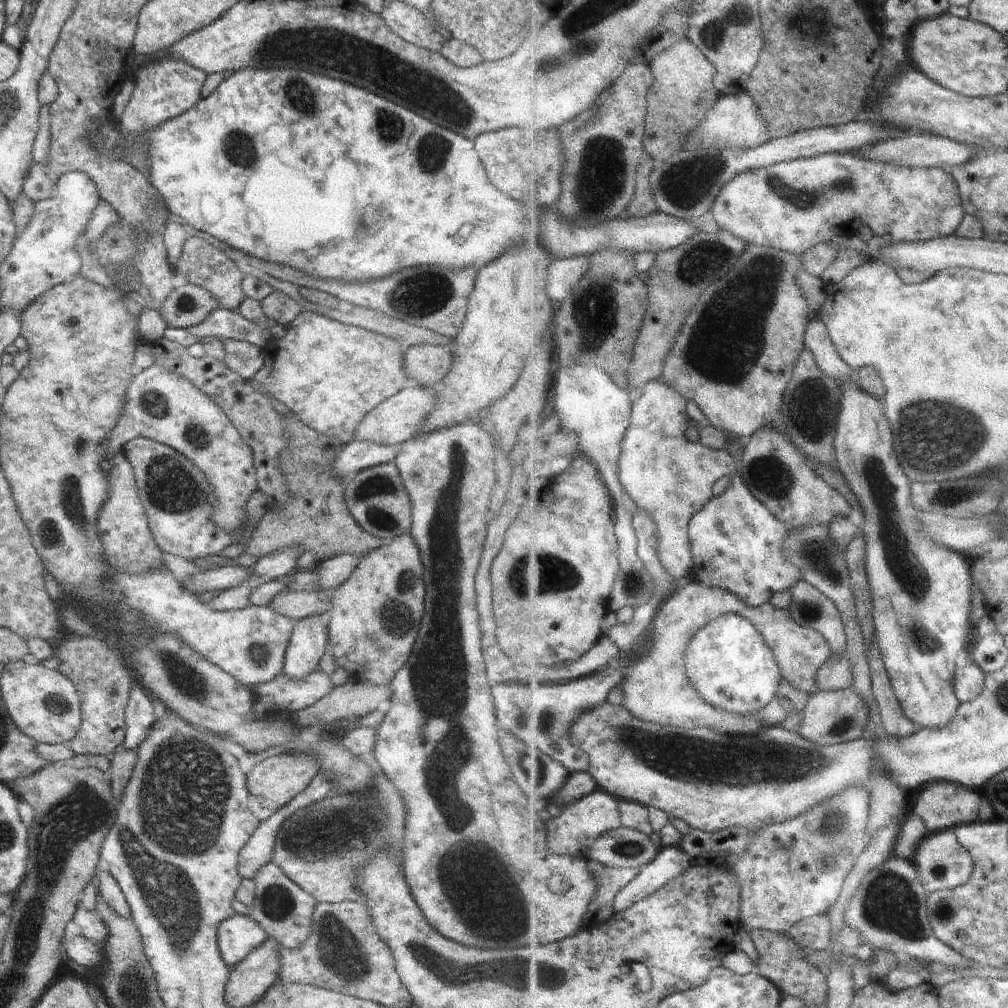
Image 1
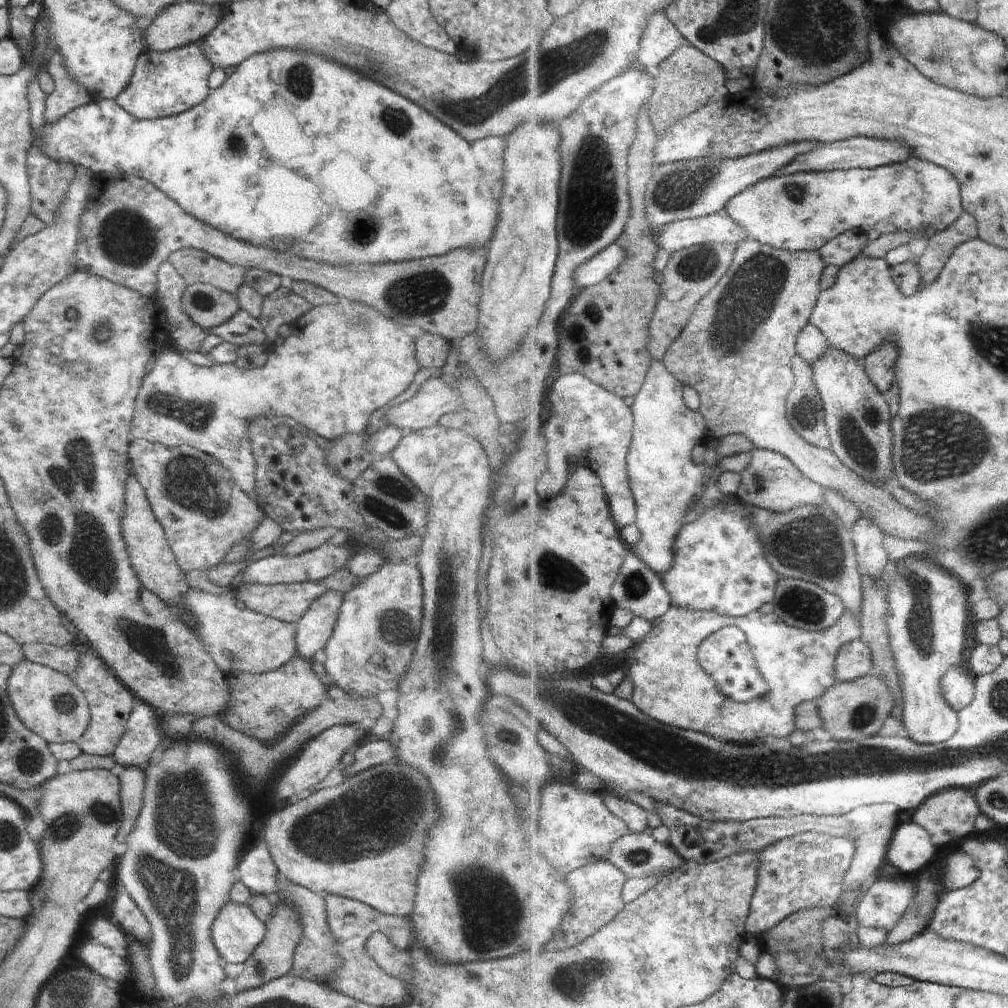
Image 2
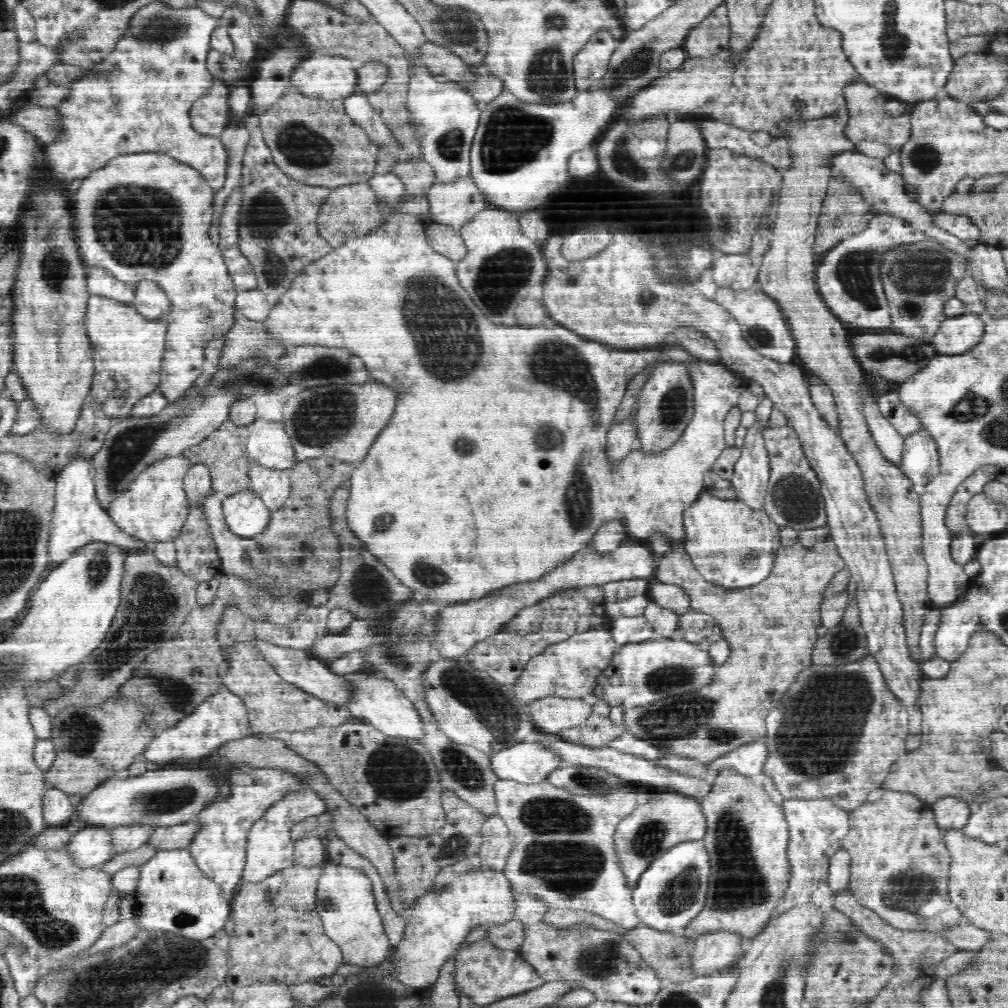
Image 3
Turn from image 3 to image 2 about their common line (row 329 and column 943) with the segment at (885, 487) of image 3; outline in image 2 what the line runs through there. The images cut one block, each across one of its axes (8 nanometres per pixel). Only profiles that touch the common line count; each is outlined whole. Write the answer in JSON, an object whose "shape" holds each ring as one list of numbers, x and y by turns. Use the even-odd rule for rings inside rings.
{"shape":[[964,788,947,789,929,798,925,804,916,811,917,824,925,827,932,836,934,845,950,844,956,838,966,838,974,835,976,830,976,818,983,814,981,803,975,791]]}

